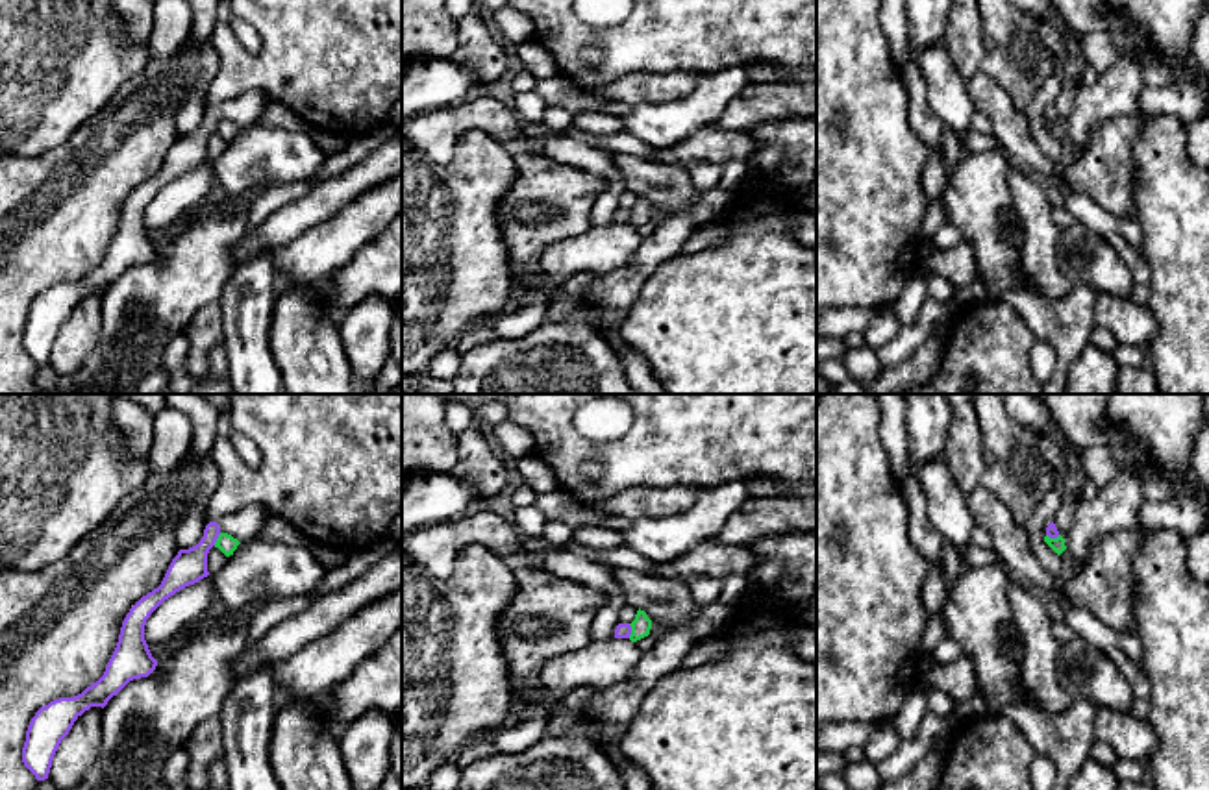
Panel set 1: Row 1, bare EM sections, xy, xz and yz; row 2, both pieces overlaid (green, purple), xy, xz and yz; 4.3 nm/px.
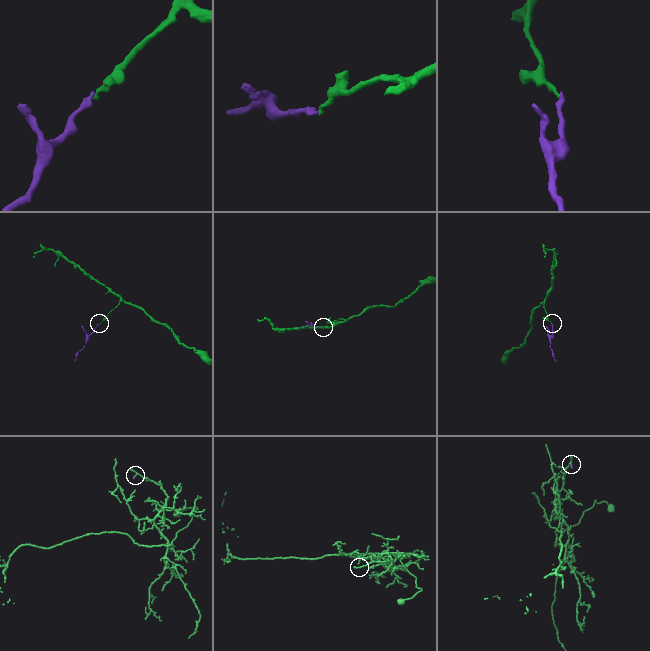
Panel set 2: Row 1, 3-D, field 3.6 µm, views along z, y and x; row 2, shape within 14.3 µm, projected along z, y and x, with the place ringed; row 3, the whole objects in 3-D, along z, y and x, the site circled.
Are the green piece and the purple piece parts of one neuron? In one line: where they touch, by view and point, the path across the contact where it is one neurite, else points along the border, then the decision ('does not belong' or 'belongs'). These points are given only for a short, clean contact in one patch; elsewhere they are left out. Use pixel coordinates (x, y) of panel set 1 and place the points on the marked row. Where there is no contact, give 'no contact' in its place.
contact xz (632, 631); border xz (628, 624), (630, 637); does not belong

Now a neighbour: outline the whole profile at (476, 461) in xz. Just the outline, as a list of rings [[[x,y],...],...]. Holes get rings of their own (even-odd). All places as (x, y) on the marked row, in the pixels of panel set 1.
[[[474,422],[455,437],[457,463],[448,474],[472,481],[478,488],[480,500],[496,496],[507,483],[507,472],[491,450],[480,424]]]

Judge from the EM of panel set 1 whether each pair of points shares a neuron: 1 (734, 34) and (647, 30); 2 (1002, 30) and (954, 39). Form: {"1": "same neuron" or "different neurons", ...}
{"1": "same neuron", "2": "different neurons"}

